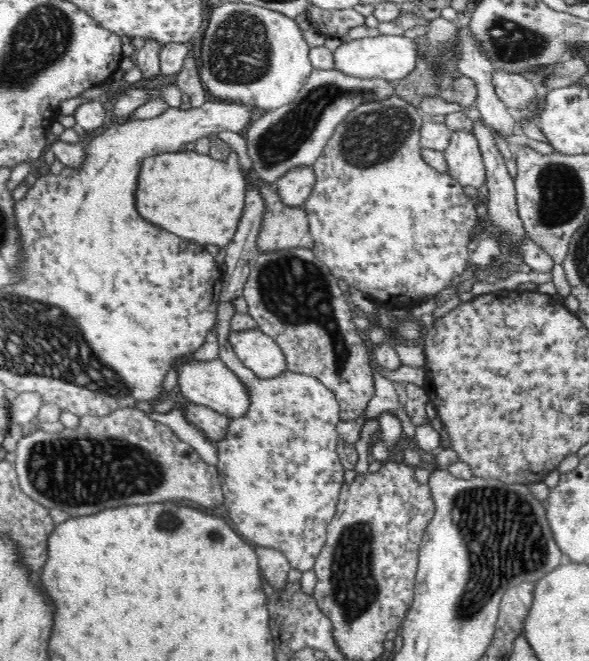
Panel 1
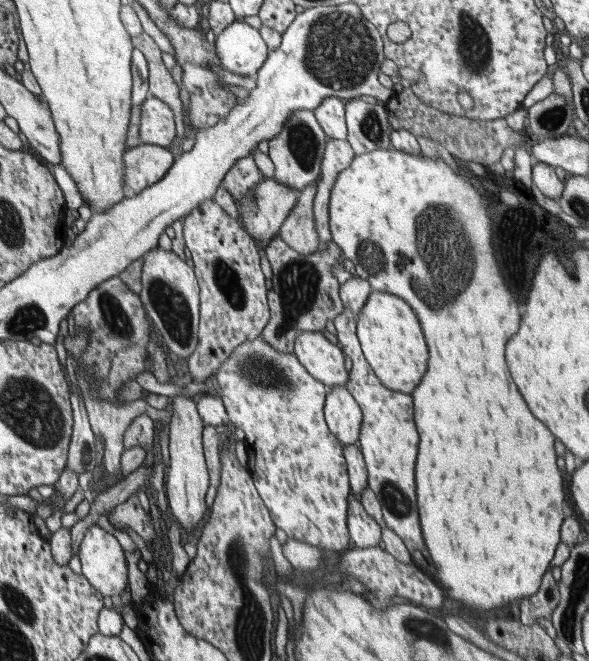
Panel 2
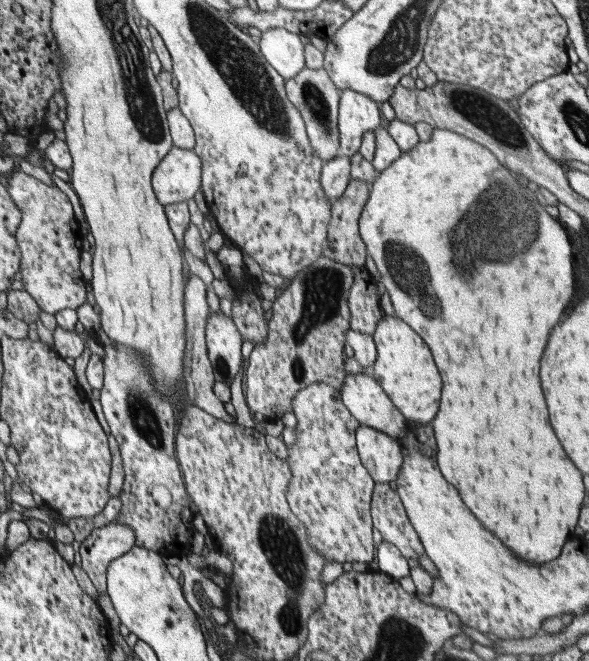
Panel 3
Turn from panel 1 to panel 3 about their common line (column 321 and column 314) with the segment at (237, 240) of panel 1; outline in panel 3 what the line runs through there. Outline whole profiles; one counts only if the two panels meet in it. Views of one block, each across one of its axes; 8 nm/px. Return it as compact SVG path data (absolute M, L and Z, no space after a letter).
M310 383L305 390L298 391L294 398L292 412L296 416L296 441L287 445L288 459L293 468L293 482L290 482L289 504L294 516L298 516L306 526L308 544L327 560L334 562L366 562L374 558L372 542L372 520L370 520L370 498L374 480L361 460L357 450L357 430L361 422L346 408L341 393L326 383Z

